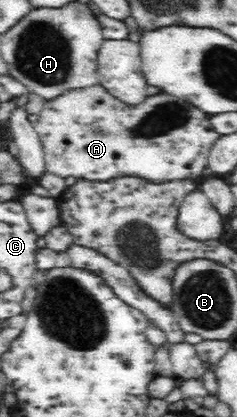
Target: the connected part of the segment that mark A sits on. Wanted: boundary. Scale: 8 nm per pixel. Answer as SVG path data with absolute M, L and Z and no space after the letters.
M101 85L66 92L45 101L39 118L33 122L43 147L43 160L48 173L62 179L76 178L90 182L108 182L123 176L135 176L152 181L195 179L207 167L214 144L221 139L211 124L210 116L179 98L159 93L136 106L124 104Z

